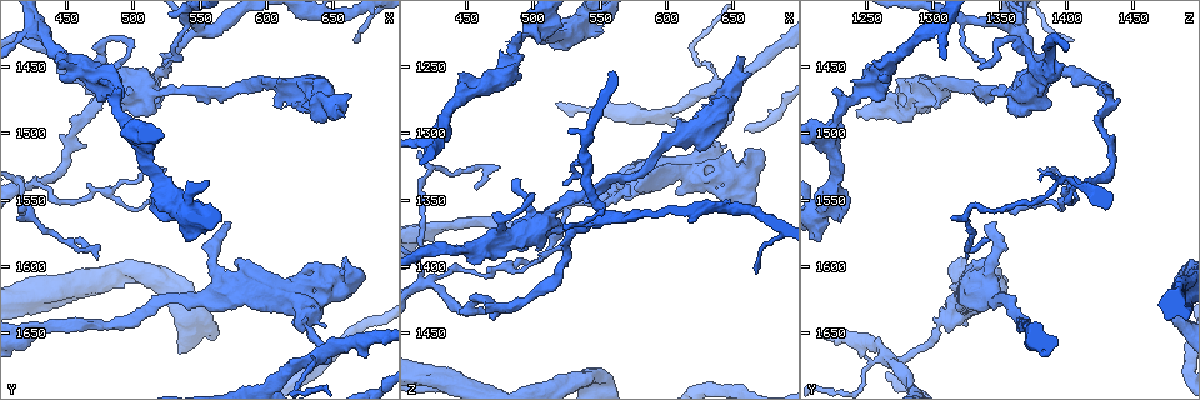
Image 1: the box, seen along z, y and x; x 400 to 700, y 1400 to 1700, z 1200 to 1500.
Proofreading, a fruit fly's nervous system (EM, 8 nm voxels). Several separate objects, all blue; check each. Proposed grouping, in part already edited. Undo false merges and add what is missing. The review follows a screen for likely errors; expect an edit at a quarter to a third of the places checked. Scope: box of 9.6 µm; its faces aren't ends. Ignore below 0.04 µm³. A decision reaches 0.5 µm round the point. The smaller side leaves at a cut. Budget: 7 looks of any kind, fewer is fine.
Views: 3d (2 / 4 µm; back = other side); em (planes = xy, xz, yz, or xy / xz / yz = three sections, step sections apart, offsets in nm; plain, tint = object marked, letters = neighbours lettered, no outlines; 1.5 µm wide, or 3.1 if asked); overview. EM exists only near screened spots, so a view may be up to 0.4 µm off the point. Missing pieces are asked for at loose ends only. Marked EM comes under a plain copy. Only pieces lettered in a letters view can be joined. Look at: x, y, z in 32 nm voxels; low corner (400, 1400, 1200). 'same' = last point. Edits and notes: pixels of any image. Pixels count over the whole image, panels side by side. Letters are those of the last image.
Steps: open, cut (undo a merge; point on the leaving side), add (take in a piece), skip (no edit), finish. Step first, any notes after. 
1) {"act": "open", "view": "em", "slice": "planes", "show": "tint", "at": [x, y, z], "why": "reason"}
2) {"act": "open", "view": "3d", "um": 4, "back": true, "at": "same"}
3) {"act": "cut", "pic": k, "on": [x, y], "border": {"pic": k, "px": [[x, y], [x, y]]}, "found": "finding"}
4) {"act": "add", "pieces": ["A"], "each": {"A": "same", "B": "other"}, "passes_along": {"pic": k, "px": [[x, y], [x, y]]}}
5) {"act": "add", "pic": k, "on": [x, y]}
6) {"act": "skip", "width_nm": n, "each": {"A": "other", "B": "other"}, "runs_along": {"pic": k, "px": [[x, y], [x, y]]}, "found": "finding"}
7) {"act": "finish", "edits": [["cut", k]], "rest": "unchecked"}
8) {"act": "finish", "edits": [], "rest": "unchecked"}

{"act": "open", "view": "3d", "um": 2, "at": [632, 1486, 1284], "why": "branch stops here"}

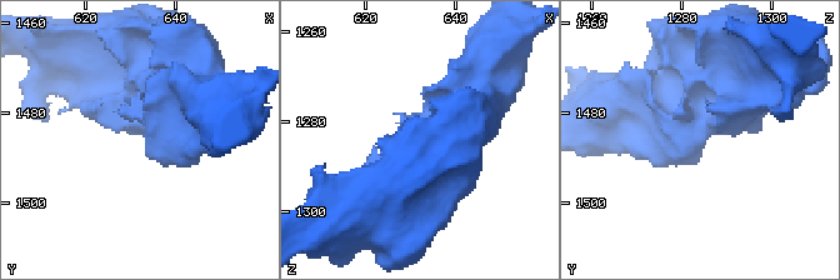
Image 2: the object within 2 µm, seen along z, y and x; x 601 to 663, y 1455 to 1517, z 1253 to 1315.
{"act": "open", "view": "em", "slice": "planes", "show": "tint", "at": [634, 1486, 1284], "why": "shape alone is not enough"}

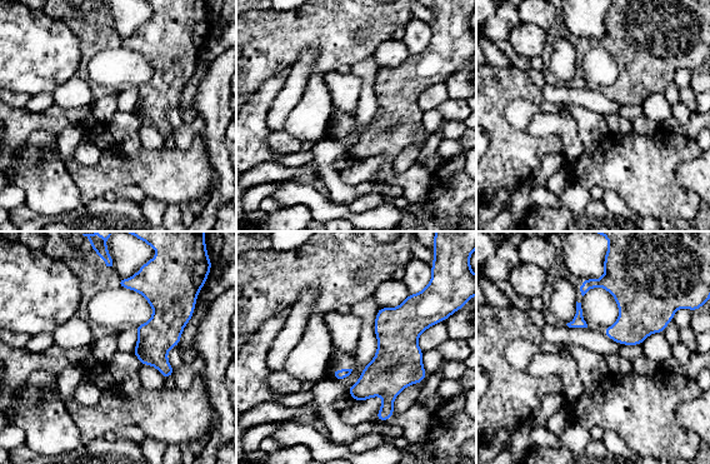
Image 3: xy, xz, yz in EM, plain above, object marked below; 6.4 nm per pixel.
{"act": "open", "view": "em", "slice": "planes", "show": "letters", "at": "same", "why": "see the neighbours"}

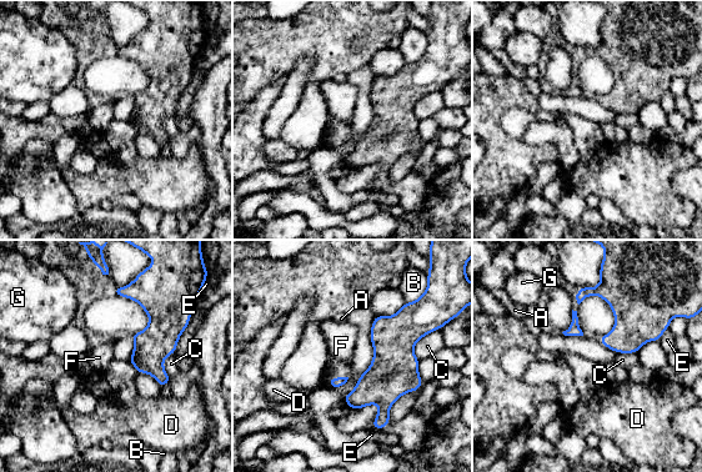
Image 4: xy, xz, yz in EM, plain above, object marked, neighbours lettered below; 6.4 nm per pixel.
{"act": "skip", "each": {"A": "other", "B": "other", "C": "other", "D": "other", "E": "other", "F": "other", "G": "other"}, "runs_along": {"pic": 4, "px": [[422, 304], [394, 340], [376, 426]]}, "found": "no lettered piece goes on from it"}

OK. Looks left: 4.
{"act": "open", "view": "3d", "um": 2, "back": true, "at": [640, 1608, 1352]}

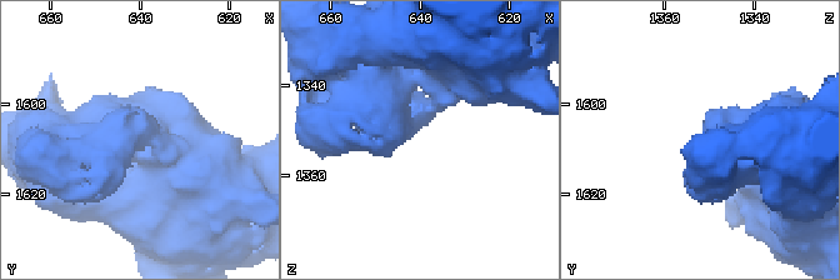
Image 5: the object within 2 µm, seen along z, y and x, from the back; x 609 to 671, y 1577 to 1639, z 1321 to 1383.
{"act": "open", "view": "em", "slice": "yz", "step": 8, "show": "tint", "at": [643, 1607, 1350]}

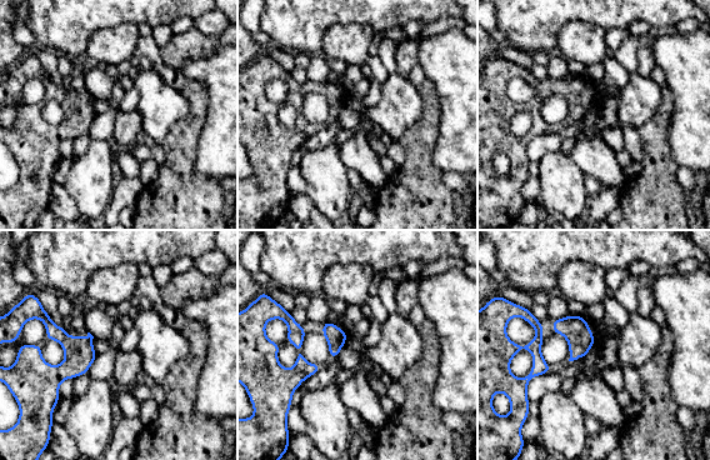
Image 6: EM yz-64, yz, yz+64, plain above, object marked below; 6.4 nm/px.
{"act": "open", "view": "em", "slice": "planes", "show": "letters", "at": "same", "why": "cut it another way"}

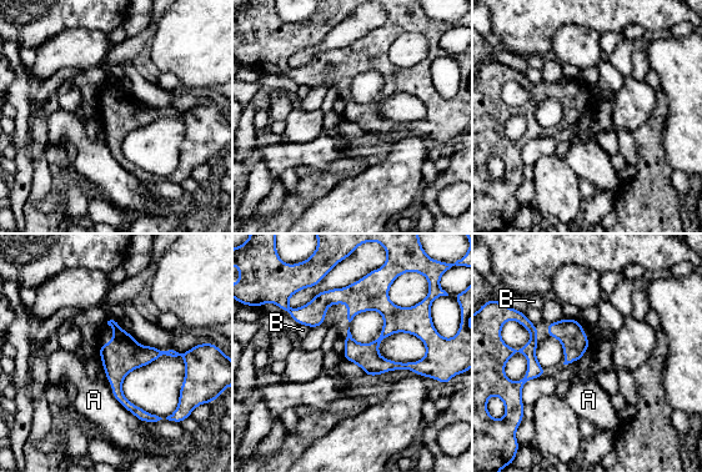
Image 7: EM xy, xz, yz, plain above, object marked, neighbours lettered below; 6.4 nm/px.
{"act": "skip", "each": {"A": "other", "B": "other"}, "border": {"pic": 7, "px": [[110, 390], [111, 395], [141, 422]]}, "found": "all the same cell"}

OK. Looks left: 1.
{"act": "finish", "edits": [], "rest": "unchecked"}

